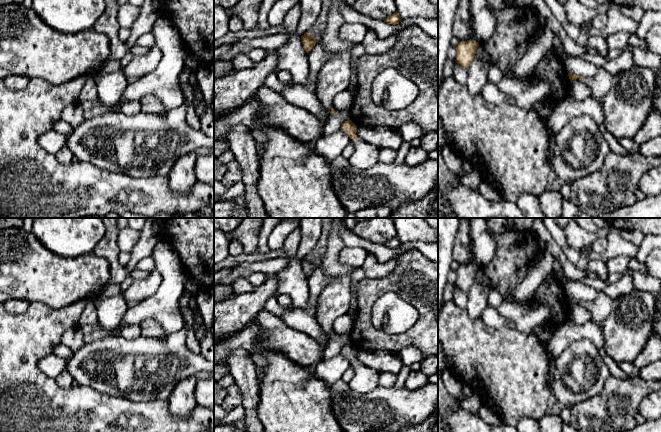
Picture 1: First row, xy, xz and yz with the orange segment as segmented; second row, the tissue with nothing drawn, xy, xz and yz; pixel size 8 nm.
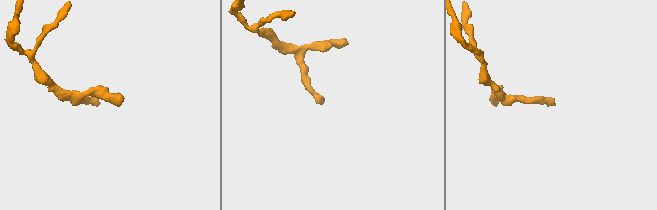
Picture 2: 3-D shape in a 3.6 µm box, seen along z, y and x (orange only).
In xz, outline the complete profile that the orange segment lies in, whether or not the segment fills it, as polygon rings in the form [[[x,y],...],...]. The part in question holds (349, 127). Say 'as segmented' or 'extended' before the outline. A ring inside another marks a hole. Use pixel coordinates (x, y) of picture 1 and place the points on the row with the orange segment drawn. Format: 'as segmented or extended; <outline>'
extended; [[[351,120],[343,122],[341,128],[353,140],[355,147],[353,154],[348,158],[352,167],[367,170],[379,162],[380,148],[358,139],[357,126]]]

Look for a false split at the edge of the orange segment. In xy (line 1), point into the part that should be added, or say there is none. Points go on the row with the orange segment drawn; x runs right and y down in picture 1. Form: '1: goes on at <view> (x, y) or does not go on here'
1: does not go on here

